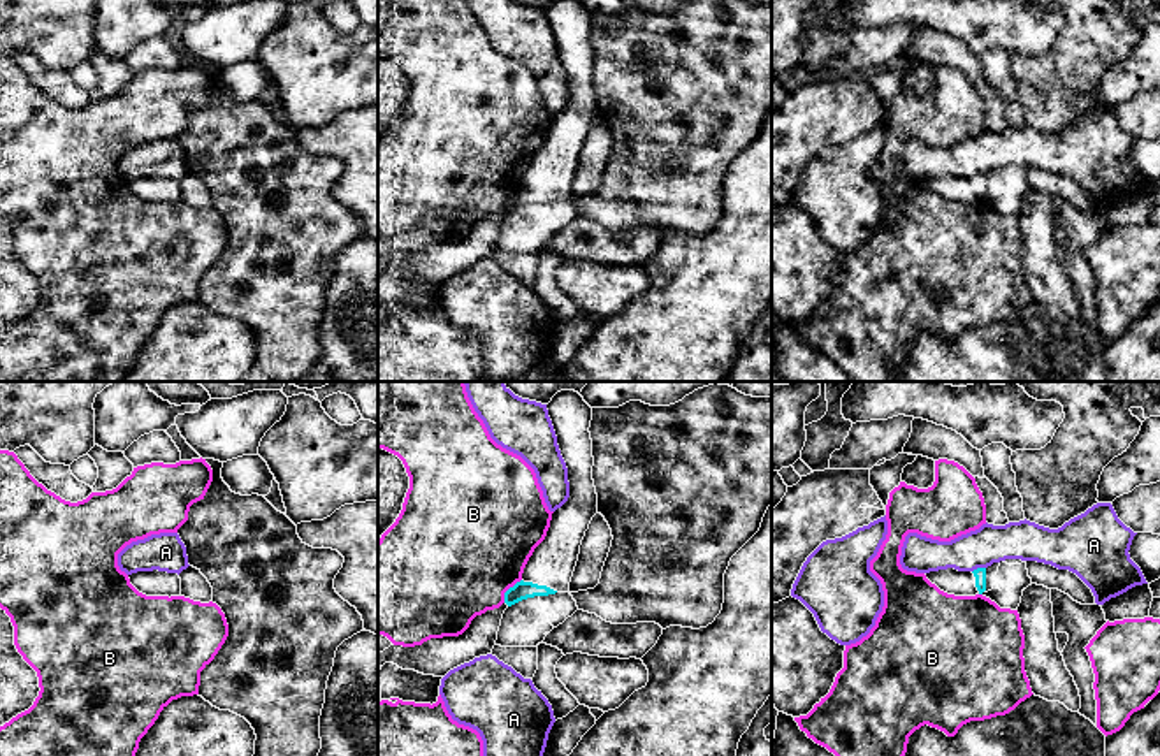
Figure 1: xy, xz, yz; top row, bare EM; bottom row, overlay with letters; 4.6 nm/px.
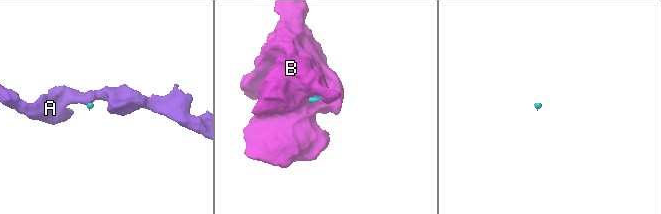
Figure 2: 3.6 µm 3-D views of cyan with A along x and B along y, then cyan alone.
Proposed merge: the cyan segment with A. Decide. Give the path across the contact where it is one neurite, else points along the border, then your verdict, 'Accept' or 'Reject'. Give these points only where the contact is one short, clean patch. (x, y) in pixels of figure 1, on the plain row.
Boundary: yz (985, 173), (978, 173), (972, 178). Reject

